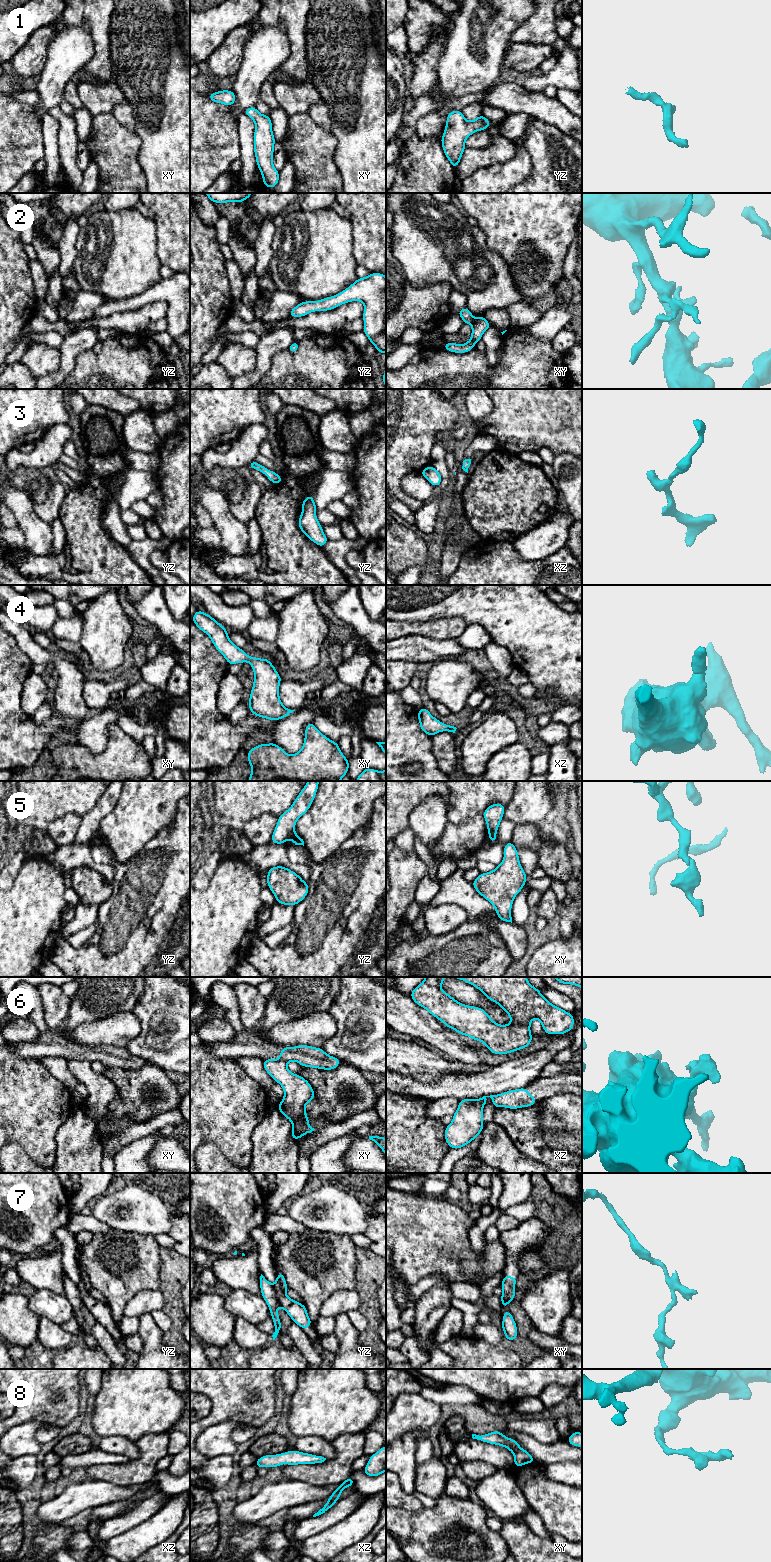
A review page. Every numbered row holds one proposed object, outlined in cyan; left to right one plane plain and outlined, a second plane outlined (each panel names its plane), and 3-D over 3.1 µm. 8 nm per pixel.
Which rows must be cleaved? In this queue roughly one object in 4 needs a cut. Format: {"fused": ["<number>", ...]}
{"fused": ["5", "6", "7"]}

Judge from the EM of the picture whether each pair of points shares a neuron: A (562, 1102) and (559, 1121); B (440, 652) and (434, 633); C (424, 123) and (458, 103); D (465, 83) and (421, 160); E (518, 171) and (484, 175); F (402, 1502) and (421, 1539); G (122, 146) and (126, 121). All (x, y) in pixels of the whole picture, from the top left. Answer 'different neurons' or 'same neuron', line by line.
A: same neuron
B: different neurons
C: same neuron
D: different neurons
E: same neuron
F: different neurons
G: different neurons

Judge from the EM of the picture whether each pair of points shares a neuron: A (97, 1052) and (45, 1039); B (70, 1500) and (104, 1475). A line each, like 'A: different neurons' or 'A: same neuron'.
A: same neuron
B: different neurons

